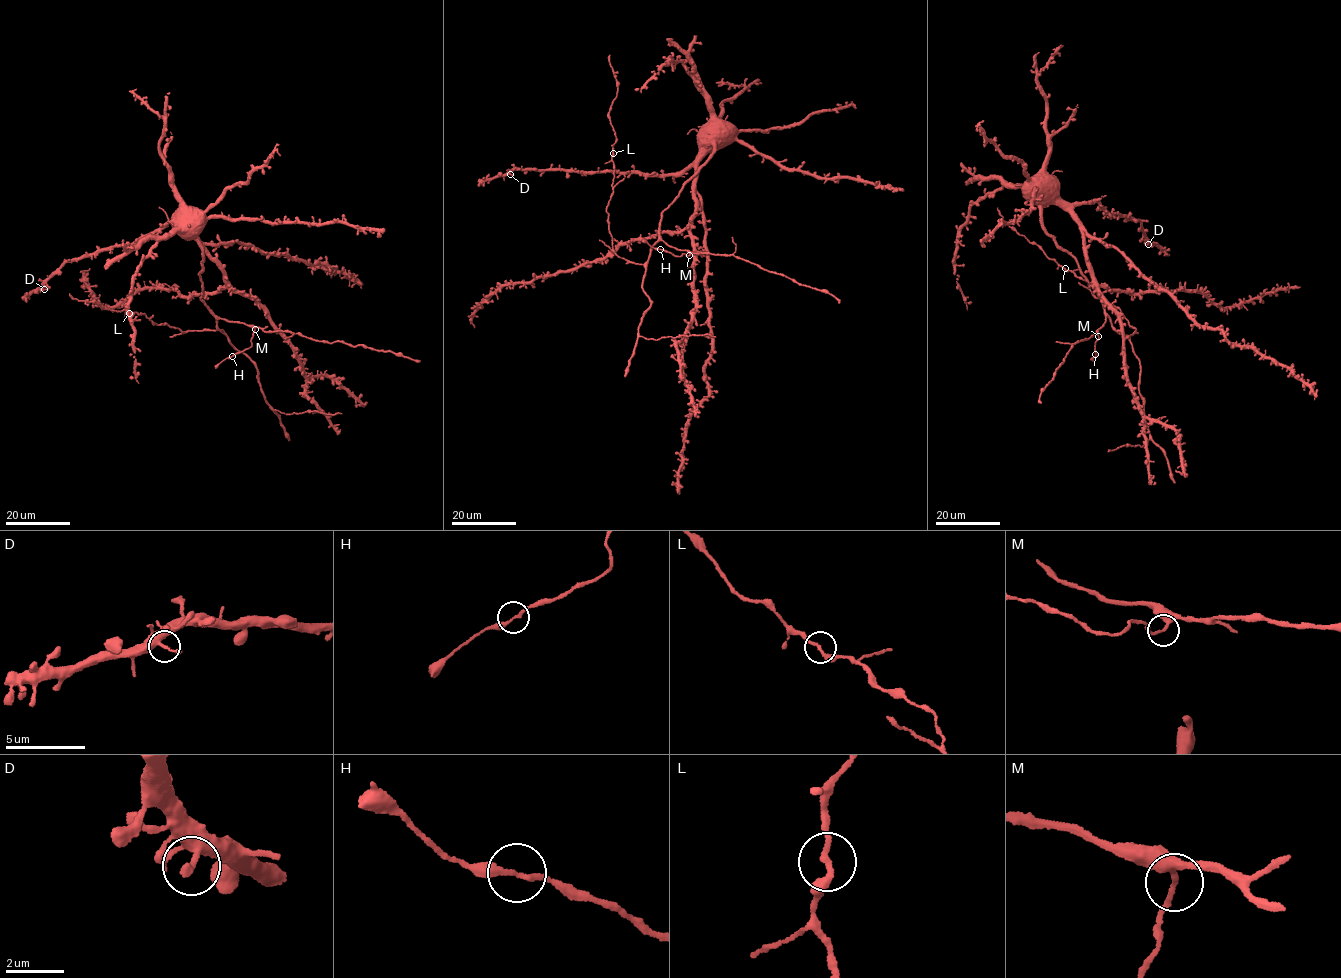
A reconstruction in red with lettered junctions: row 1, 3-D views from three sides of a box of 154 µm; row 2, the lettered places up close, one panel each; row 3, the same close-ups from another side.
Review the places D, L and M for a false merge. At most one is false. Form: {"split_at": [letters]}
{"split_at": []}

